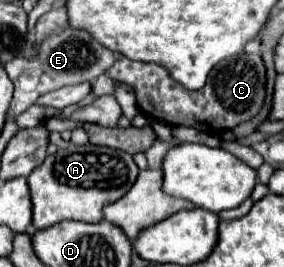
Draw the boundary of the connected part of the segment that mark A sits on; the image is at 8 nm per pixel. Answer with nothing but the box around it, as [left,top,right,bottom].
[29,144,139,230]

